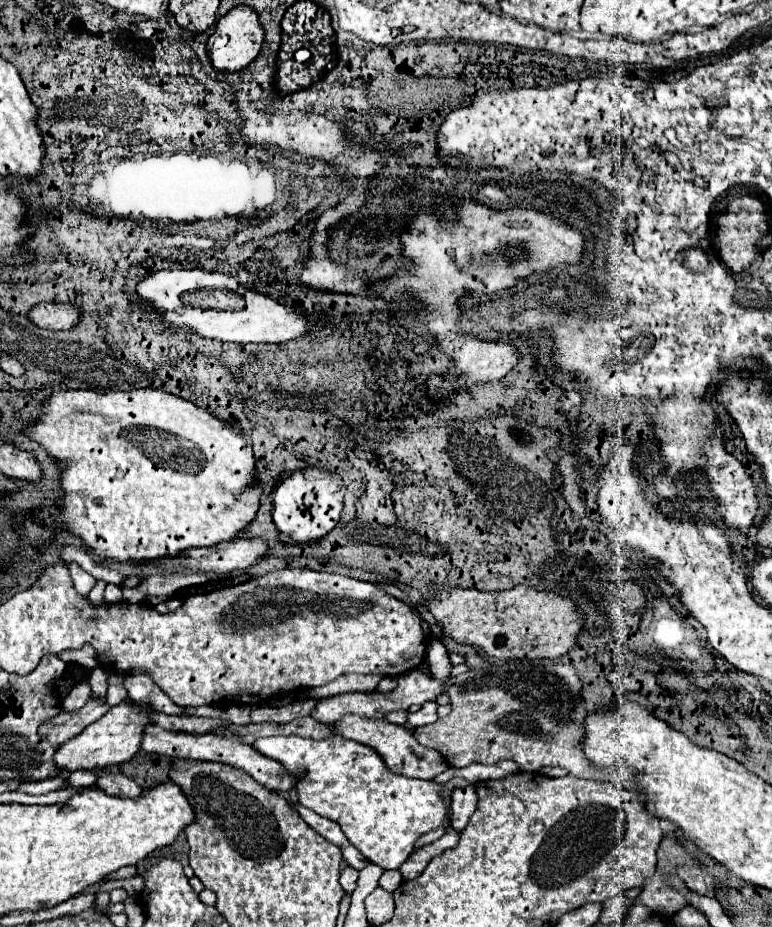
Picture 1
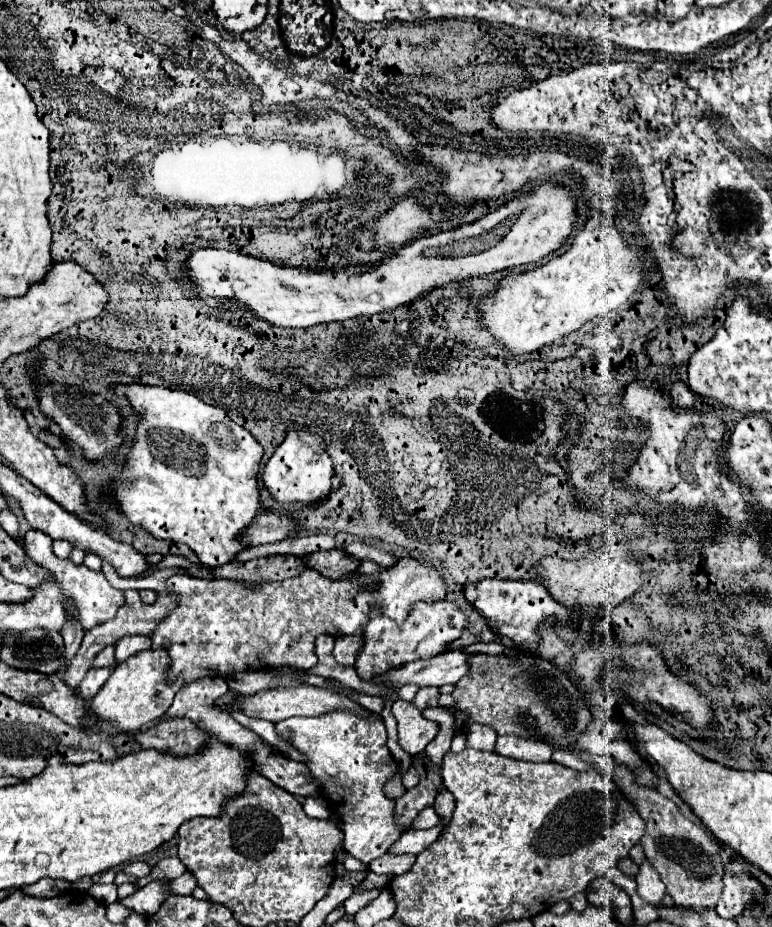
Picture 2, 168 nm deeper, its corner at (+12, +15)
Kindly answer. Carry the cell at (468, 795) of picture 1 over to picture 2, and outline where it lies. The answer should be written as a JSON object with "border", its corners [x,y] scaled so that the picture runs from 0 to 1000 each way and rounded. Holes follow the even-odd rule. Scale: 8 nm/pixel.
{"border":[[[573,887],[558,894],[536,895],[535,893],[523,896],[518,906],[513,908],[516,917],[508,917],[510,921],[544,921],[552,913],[557,913],[562,906],[566,906],[573,895]]]}

